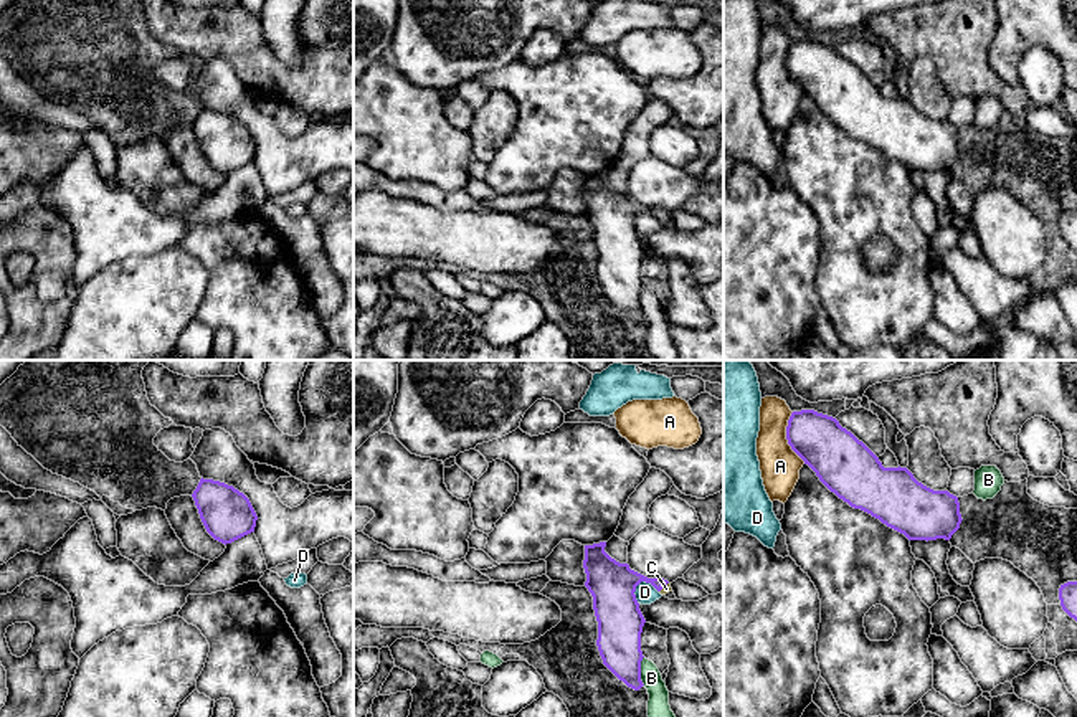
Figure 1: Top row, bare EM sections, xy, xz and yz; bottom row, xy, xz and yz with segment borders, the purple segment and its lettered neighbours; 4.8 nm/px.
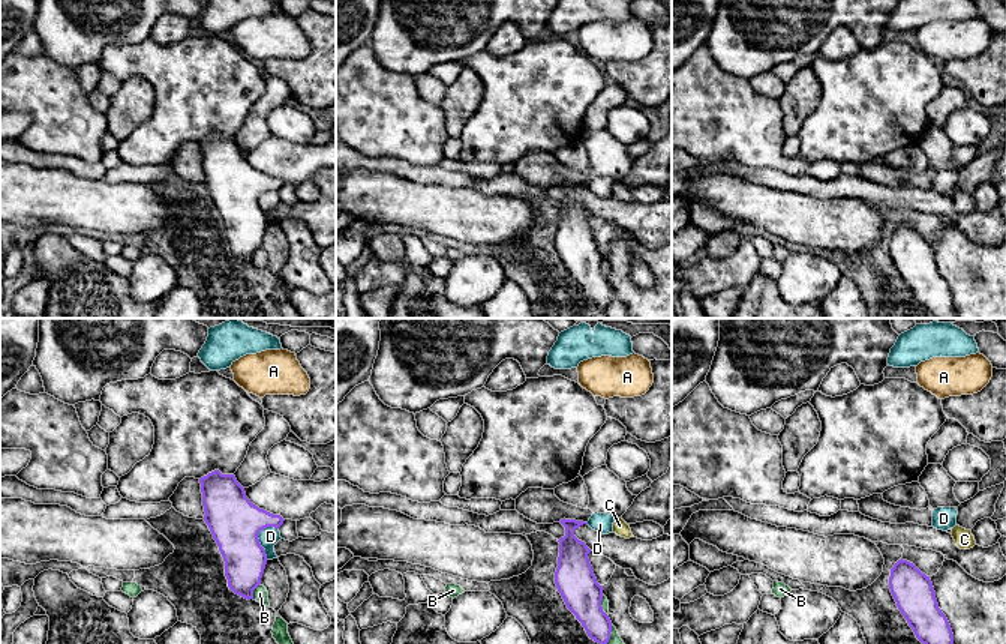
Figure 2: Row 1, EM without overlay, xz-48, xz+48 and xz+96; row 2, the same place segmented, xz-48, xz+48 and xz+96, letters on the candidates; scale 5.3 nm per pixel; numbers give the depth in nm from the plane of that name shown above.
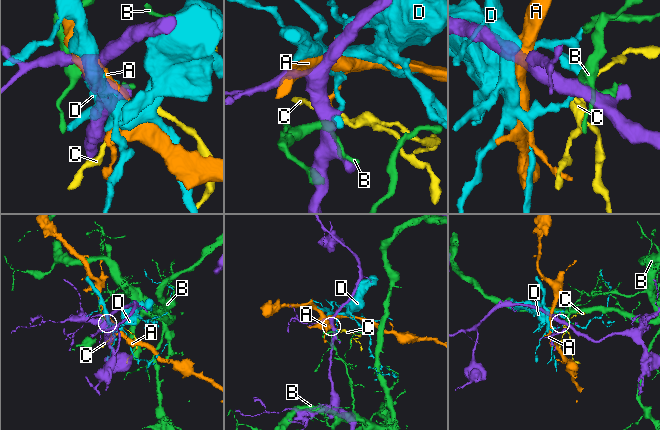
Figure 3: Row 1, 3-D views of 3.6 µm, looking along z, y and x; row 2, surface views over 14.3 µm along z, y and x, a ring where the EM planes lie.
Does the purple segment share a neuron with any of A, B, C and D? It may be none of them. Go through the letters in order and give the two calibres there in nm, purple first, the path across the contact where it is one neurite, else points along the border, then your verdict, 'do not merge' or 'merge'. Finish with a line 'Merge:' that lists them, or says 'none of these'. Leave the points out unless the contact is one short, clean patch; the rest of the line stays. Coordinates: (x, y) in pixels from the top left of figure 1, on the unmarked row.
A: 260/190 nm | do not merge
B: 220/120 nm | do not merge
C: 220/50 nm | across xz (612, 213), (646, 208), (663, 215), (666, 218) | merge
D: 220/100 nm | do not merge
Merge: C

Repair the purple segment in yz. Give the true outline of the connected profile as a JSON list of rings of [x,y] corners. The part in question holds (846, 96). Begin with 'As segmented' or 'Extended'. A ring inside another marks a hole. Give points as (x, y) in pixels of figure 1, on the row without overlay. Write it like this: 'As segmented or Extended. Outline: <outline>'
As segmented. Outline: [[[793,41],[786,69],[831,122],[909,170],[950,170],[960,159],[956,126],[923,116],[907,97],[884,97],[836,48]]]

